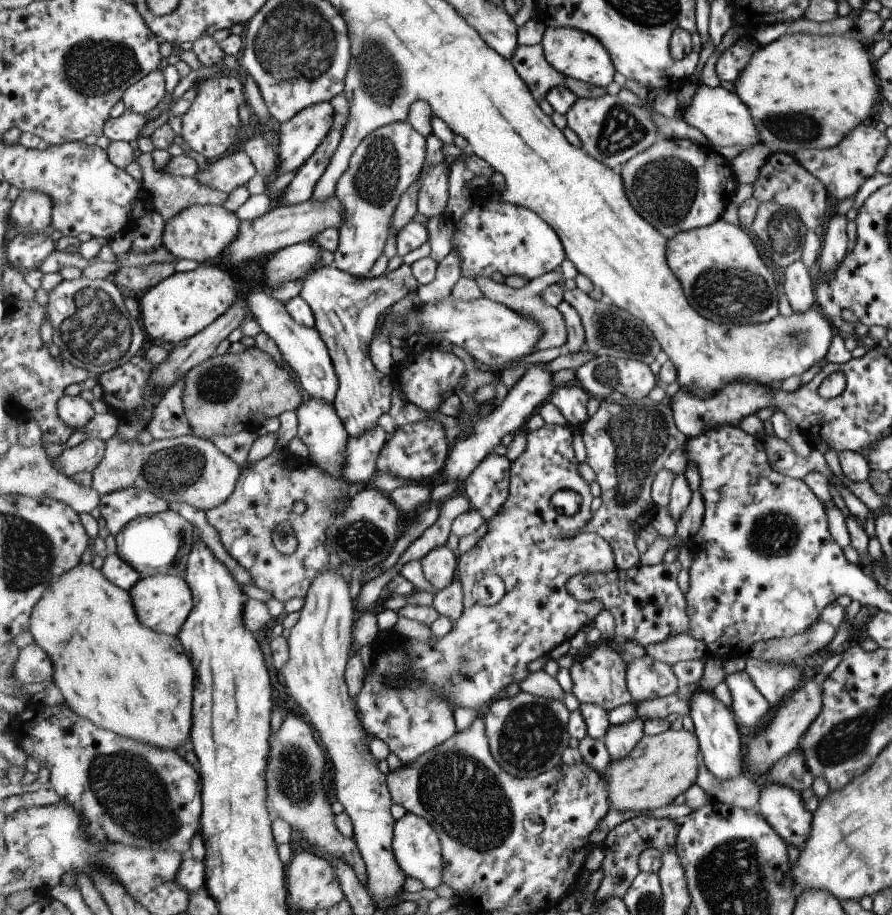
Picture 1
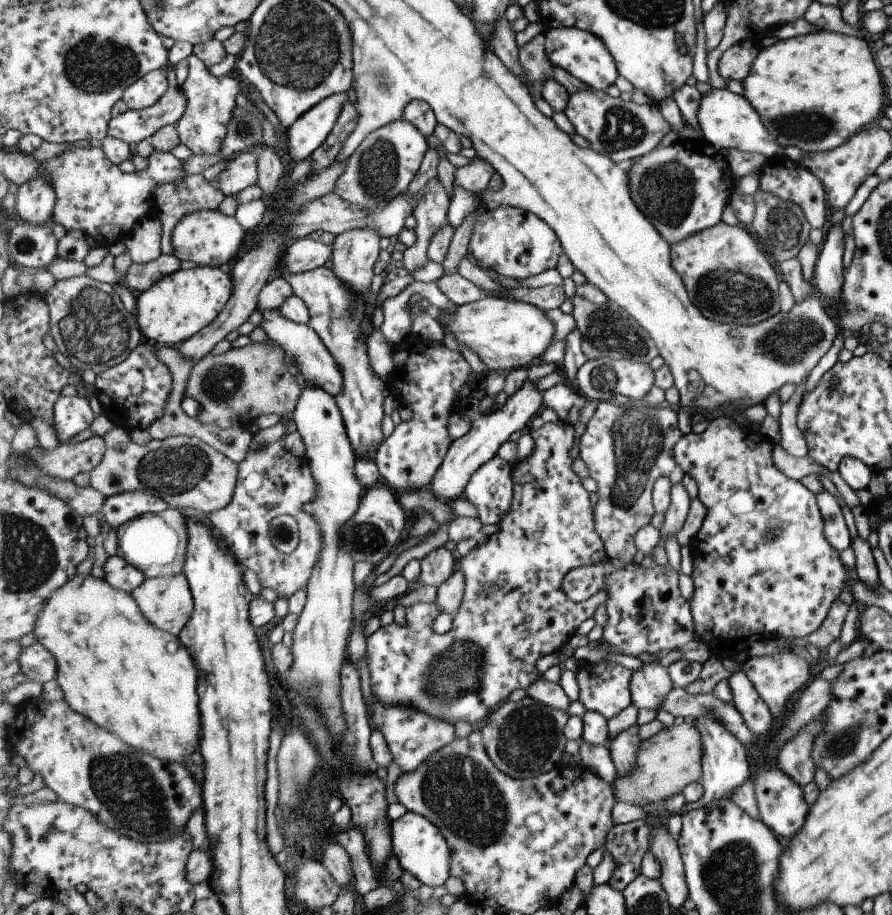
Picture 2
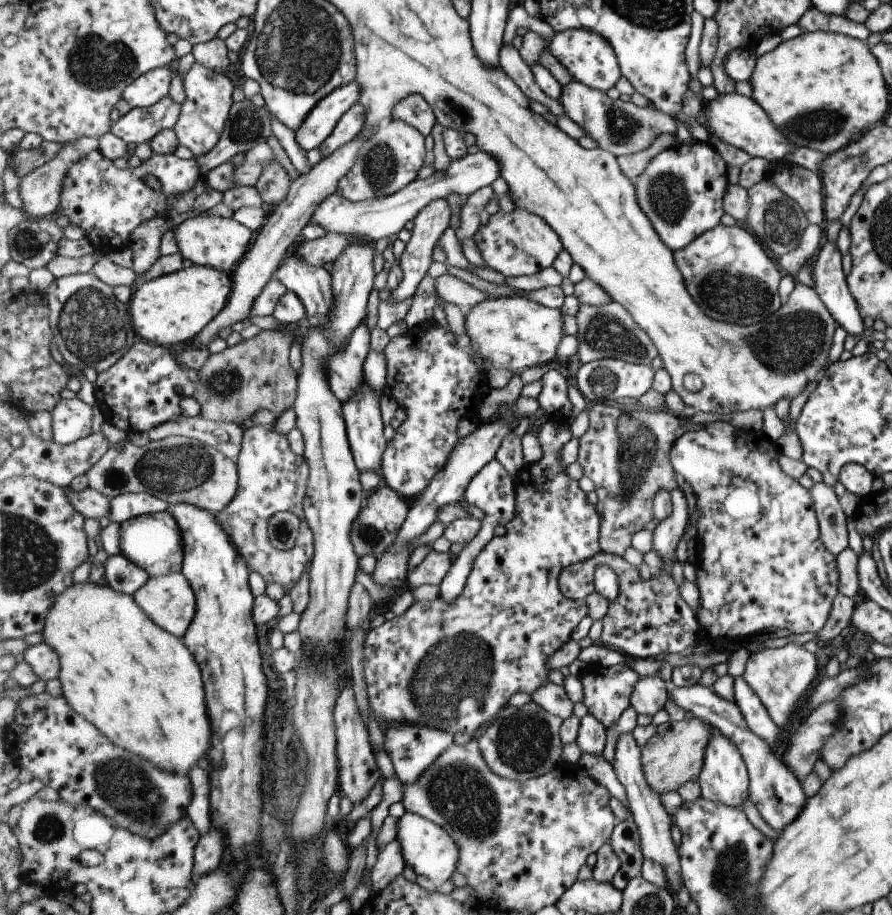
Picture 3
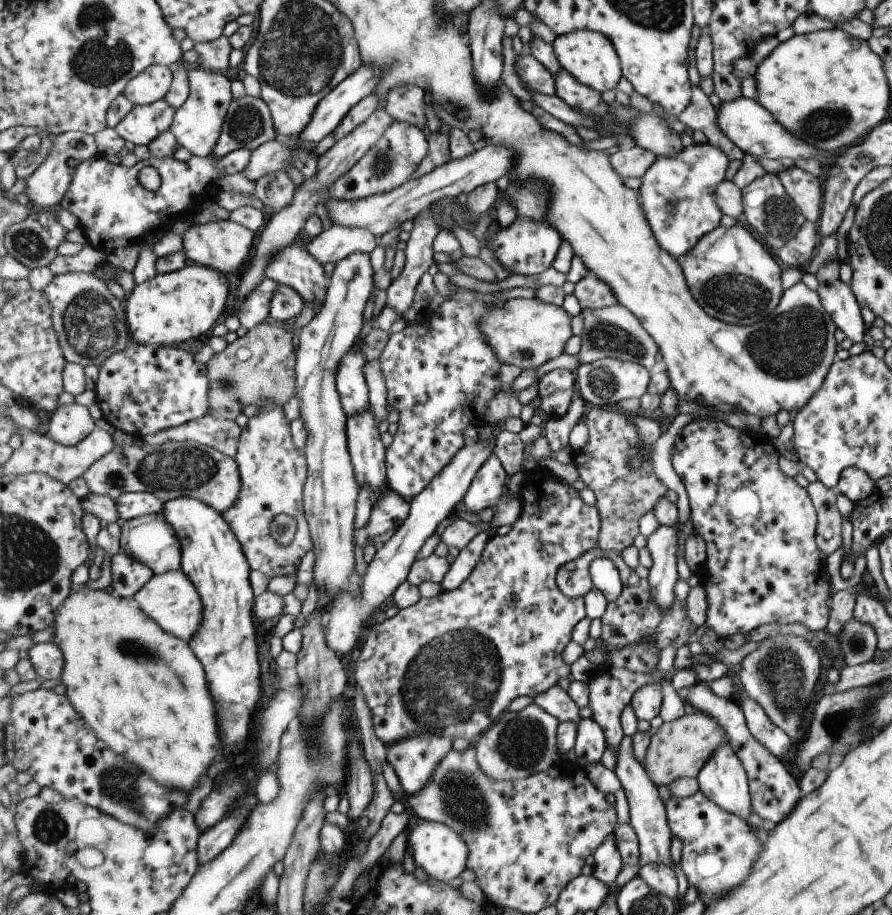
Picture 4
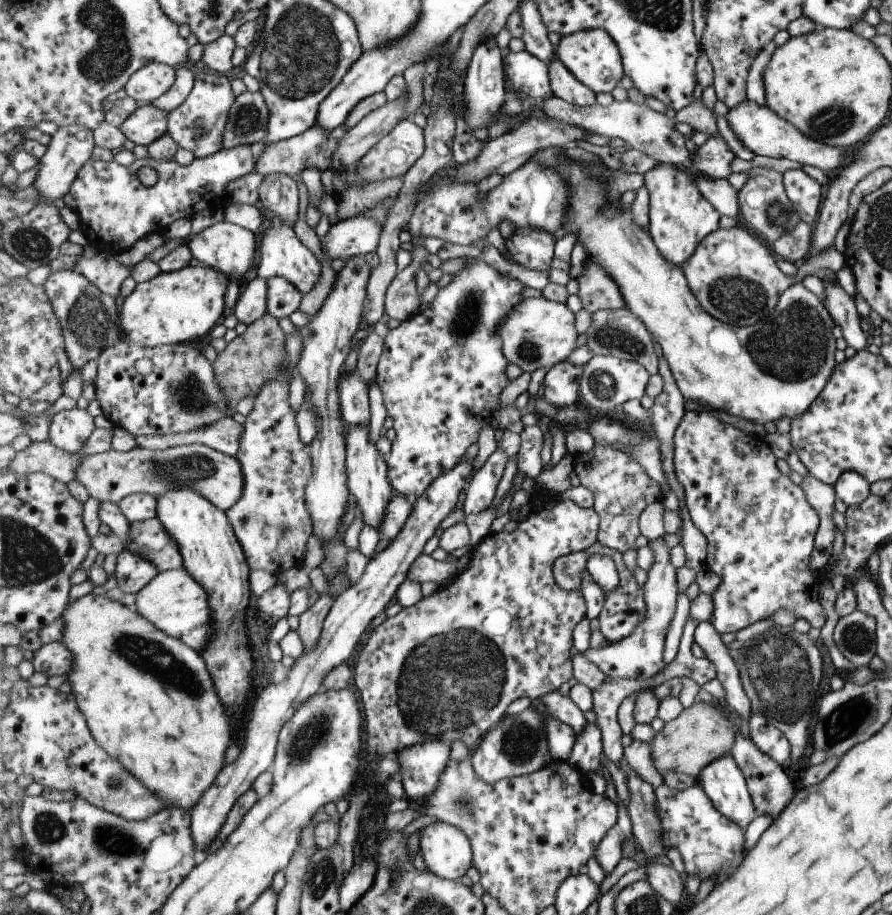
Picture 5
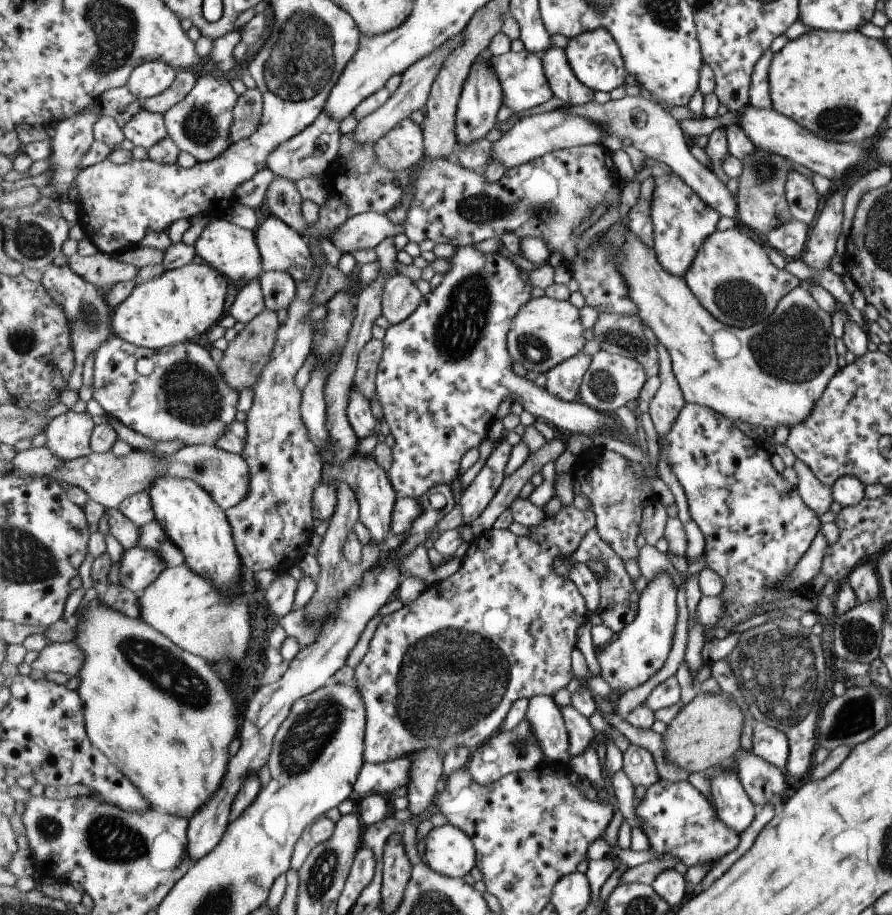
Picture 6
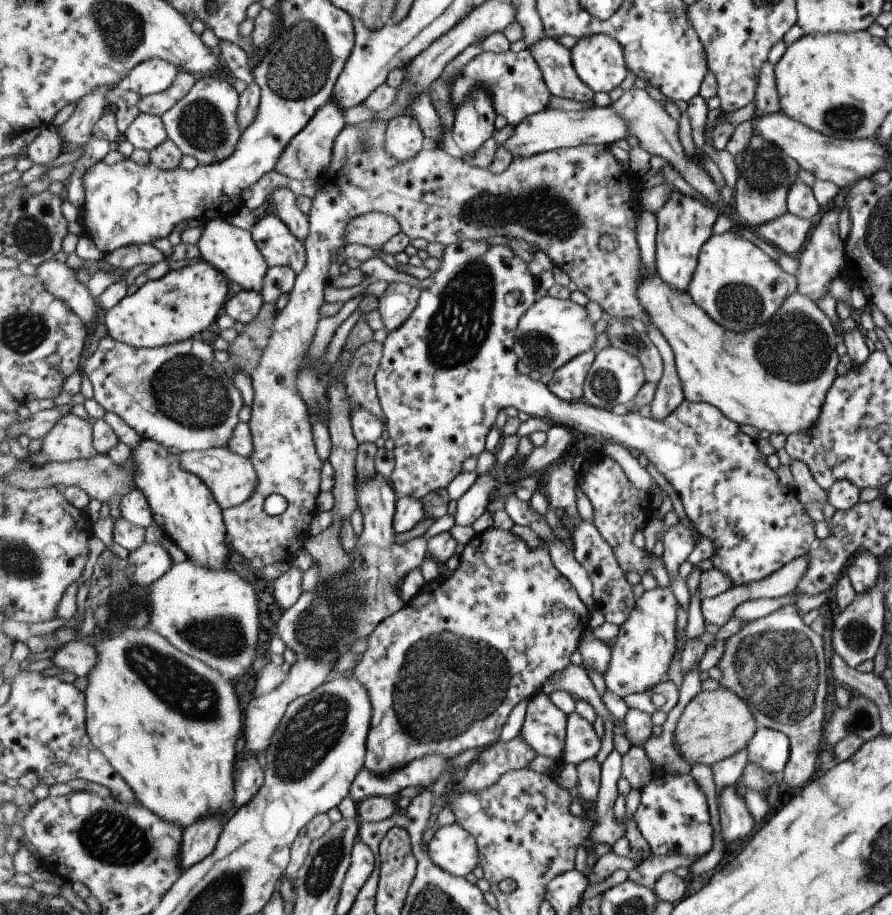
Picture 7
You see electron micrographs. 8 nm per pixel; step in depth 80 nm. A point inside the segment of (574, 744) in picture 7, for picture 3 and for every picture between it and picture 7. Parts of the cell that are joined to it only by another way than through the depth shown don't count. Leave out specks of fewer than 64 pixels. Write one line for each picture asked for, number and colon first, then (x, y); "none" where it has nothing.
3: (554, 698)
4: (557, 702)
5: (562, 707)
6: (581, 734)

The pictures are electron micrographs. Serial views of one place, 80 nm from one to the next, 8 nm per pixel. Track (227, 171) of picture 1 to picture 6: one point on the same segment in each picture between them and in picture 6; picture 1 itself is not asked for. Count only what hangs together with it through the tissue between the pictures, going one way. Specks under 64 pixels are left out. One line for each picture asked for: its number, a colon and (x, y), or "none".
2: (239, 173)
3: (248, 173)
4: (272, 157)
5: (315, 148)
6: (310, 154)

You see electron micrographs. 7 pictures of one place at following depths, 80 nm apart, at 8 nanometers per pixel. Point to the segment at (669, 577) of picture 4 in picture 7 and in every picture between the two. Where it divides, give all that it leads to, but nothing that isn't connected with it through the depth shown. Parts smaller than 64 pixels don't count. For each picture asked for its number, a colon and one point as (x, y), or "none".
5: (642, 655)
6: (641, 650)
7: (642, 654)

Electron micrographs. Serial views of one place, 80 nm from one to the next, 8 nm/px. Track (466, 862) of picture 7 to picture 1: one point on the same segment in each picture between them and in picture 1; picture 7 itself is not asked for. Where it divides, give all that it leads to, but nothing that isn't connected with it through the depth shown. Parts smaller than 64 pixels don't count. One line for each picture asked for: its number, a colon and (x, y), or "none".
1: (418, 848)
2: (424, 852)
3: (430, 850)
4: (442, 852)
5: (447, 851)
6: (449, 850)

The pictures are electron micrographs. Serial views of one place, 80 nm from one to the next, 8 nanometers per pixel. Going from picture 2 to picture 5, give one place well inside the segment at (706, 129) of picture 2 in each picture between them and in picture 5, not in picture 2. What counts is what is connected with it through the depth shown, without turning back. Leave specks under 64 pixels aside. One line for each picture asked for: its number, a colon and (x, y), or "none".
3: (738, 120)
4: (749, 126)
5: (766, 134)

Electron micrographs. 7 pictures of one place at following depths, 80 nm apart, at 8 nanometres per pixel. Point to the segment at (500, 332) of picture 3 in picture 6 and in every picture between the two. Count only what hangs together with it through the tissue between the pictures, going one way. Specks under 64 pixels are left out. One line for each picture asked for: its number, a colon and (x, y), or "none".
4: (525, 333)
5: (539, 333)
6: (547, 332)

